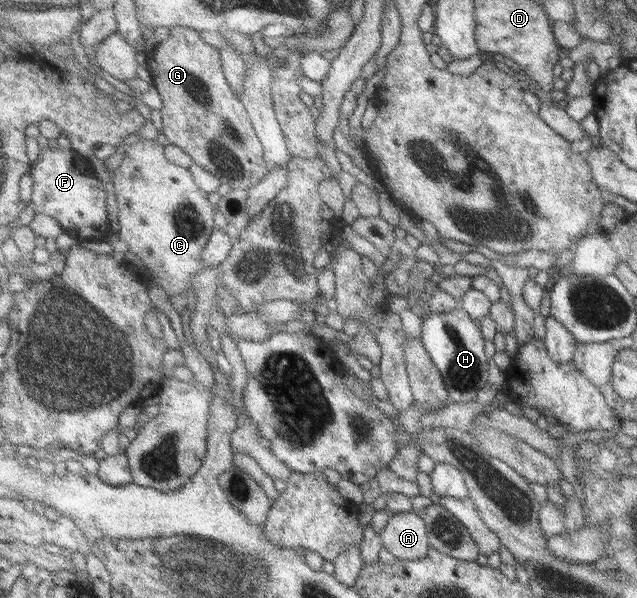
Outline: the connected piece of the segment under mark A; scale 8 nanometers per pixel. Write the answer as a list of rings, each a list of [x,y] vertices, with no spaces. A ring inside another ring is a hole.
[[[412,511],[390,515],[380,534],[387,550],[397,559],[424,559],[431,550],[429,528],[422,516]]]

